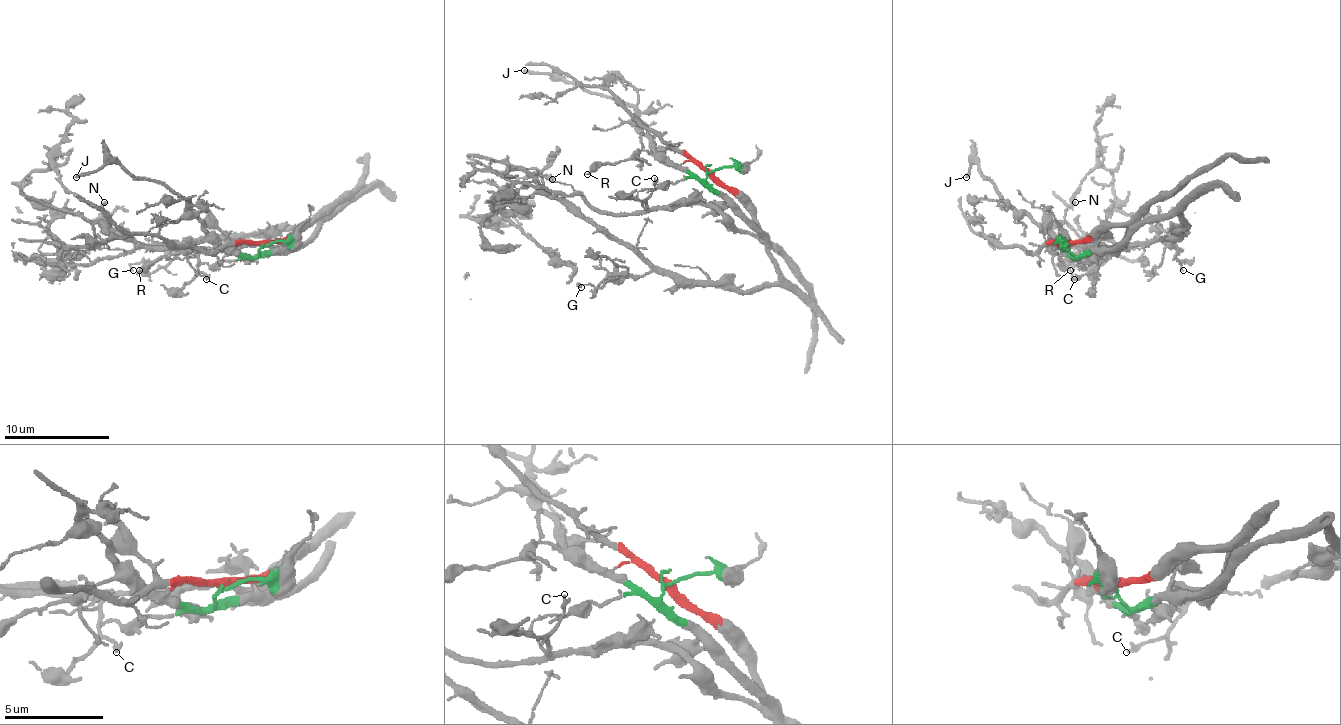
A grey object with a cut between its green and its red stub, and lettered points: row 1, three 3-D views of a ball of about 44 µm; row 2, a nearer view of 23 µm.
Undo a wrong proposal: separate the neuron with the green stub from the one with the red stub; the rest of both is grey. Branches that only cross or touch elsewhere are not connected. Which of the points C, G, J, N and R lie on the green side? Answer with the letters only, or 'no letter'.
G, J, R

